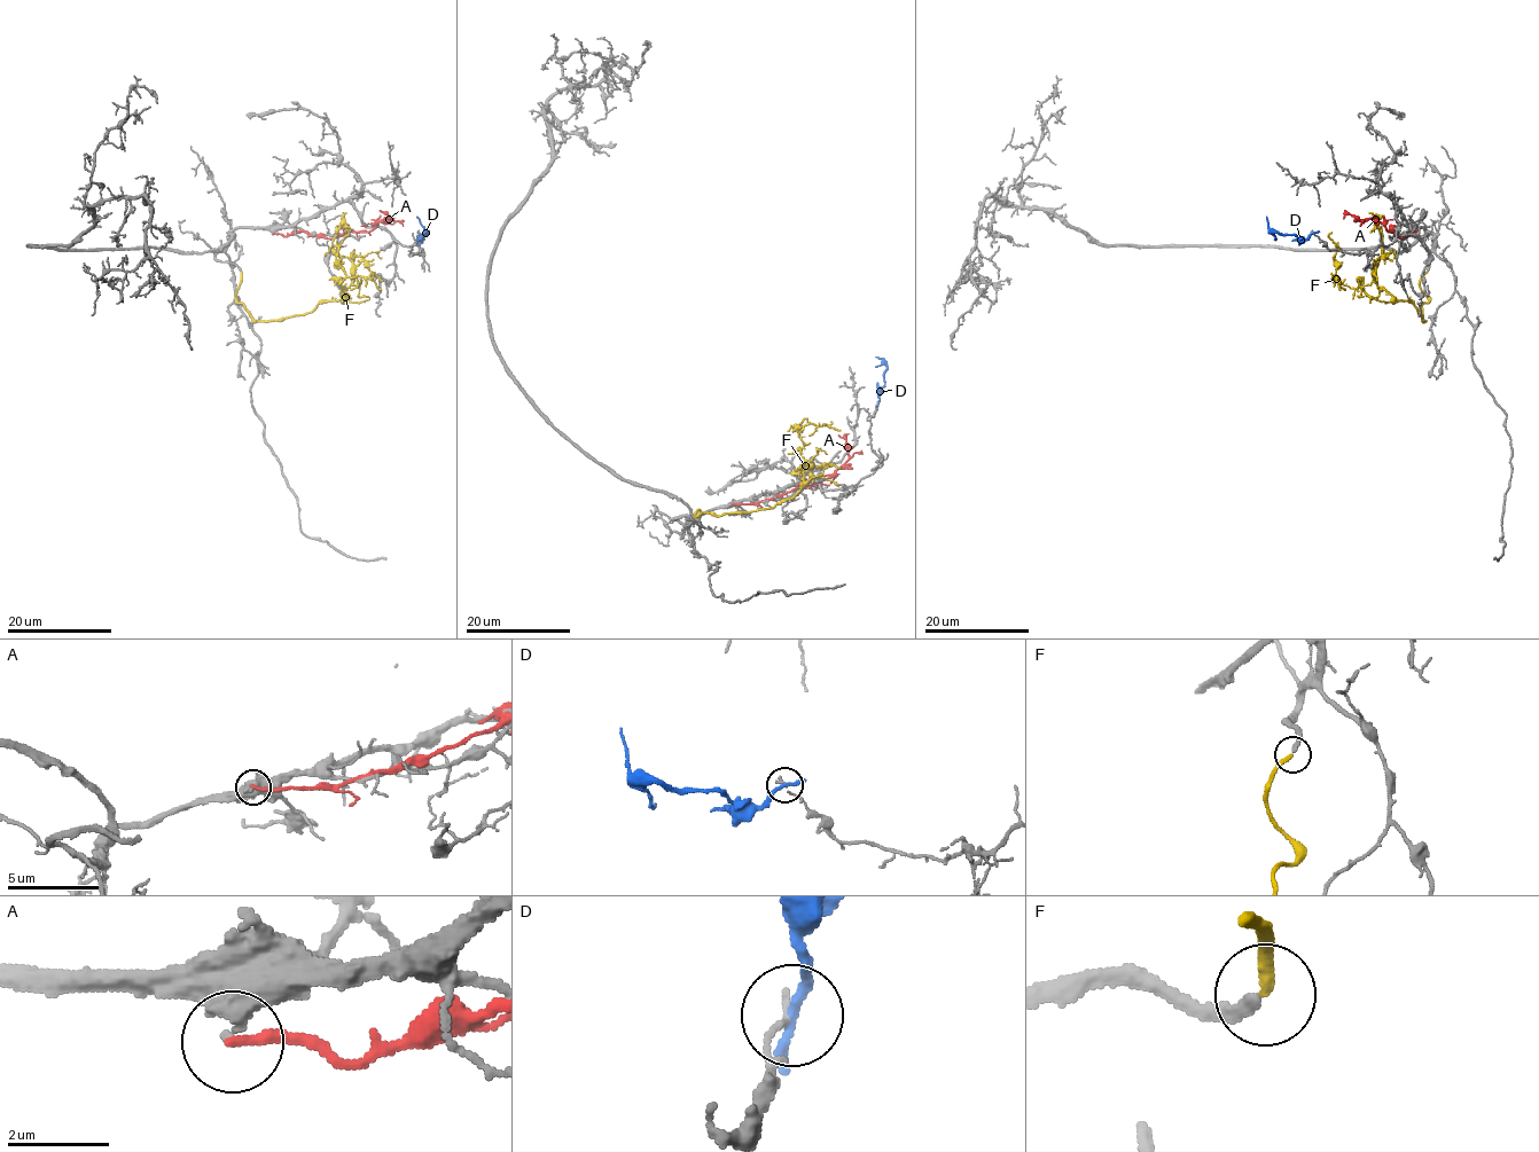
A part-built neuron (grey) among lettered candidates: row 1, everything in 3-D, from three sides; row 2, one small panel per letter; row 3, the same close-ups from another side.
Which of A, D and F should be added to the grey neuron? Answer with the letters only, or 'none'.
F

